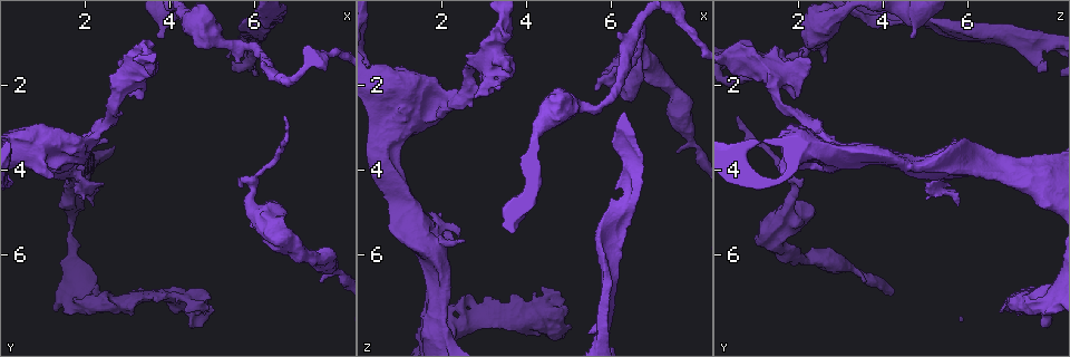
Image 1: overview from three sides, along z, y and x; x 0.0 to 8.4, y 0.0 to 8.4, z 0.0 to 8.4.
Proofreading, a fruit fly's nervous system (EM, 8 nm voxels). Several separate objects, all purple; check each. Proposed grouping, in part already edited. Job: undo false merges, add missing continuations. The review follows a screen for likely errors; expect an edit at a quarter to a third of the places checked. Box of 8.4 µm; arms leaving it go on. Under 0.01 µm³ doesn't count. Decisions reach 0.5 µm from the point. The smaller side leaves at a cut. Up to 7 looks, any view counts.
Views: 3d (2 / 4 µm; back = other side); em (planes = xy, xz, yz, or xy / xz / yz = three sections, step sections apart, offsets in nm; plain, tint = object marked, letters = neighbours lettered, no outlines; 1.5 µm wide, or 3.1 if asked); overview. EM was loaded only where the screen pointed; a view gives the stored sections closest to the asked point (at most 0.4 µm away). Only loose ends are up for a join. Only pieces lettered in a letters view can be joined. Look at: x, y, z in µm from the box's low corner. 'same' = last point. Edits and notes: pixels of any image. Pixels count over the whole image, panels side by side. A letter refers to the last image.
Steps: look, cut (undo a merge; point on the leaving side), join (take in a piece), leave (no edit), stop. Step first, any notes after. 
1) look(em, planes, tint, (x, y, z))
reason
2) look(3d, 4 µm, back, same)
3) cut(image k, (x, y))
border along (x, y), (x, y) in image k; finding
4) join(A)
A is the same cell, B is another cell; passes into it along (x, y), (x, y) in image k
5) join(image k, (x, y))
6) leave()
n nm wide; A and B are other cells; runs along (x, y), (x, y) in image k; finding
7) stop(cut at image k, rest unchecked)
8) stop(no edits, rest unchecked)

look(em, xz, step 4, letters, (3.70, 0.85, 4.70))
free end

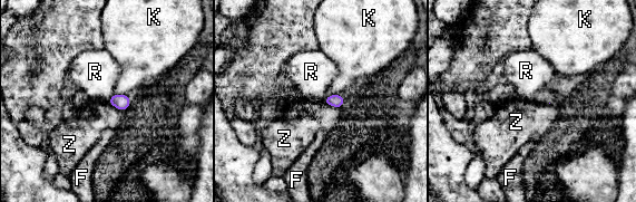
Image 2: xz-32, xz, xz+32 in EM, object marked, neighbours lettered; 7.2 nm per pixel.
look(em, planes, letters, same)
another direction

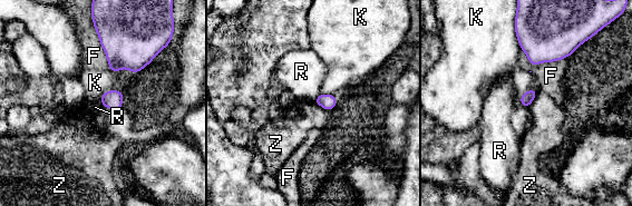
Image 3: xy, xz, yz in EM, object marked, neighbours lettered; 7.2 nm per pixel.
leave()
F, K, R and Z are other cells; border along (313, 101), (331, 111) in image 3; none of them fits

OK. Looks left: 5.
look(em, planes, plain, (6.15, 1.00, 5.90))

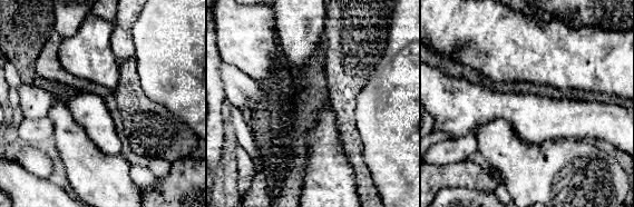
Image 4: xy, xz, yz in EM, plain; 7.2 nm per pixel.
look(em, planes, letters, same)
what lies round it

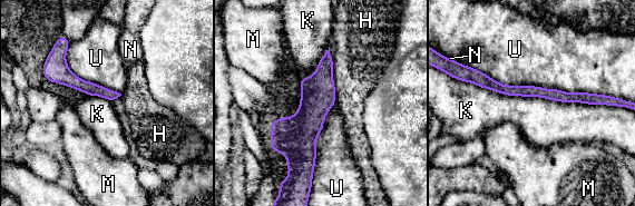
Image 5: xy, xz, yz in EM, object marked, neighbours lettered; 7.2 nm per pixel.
leave()
H, K, M, N and U are other cells; none of them fits

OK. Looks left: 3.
look(3d, 4 µm, back, (7.80, 6.25, 3.15))
thick turns thin

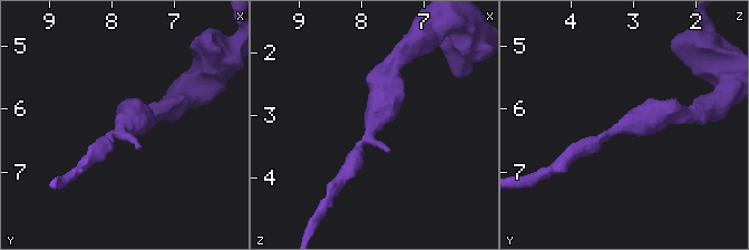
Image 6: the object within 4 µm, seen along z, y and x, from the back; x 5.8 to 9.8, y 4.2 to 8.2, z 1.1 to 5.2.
look(em, planes, tint, (7.80, 6.30, 3.20))

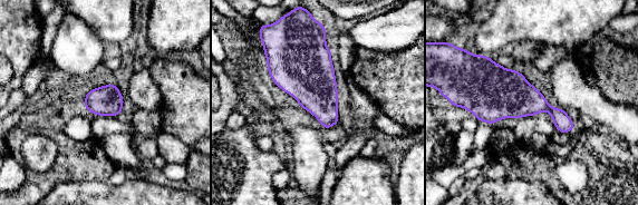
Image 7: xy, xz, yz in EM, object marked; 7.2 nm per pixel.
look(em, planes, letters, same)

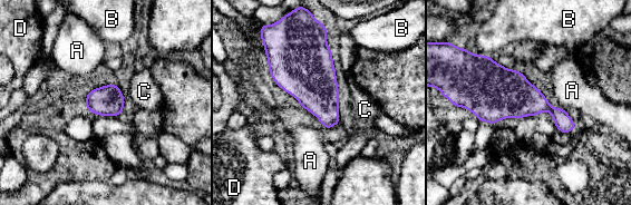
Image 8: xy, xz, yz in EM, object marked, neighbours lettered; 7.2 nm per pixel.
leave()
220 nm wide; A, B, C and D are other cells; border along (559, 106), (564, 109) in image 8; one neuron here

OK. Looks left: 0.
stop(no edits, rest unchecked)

